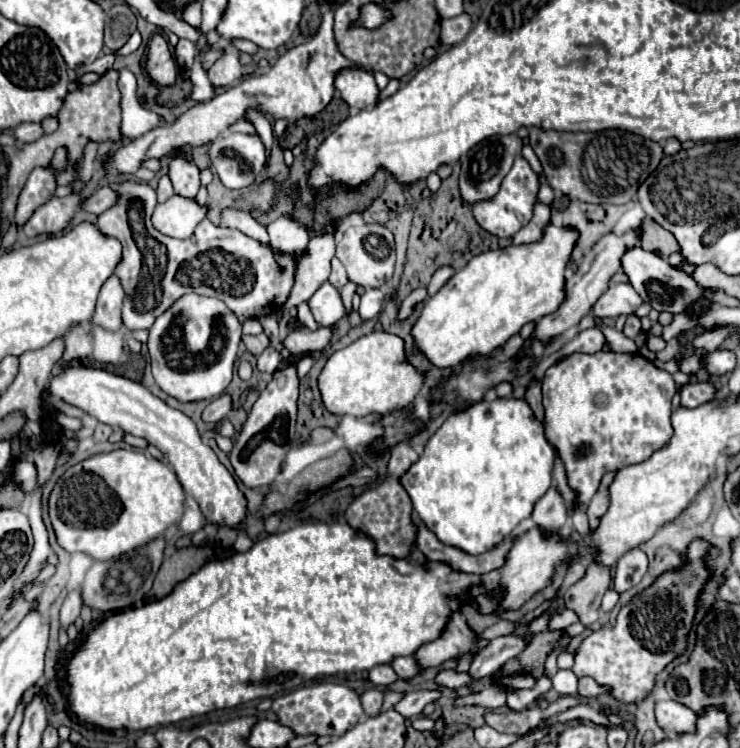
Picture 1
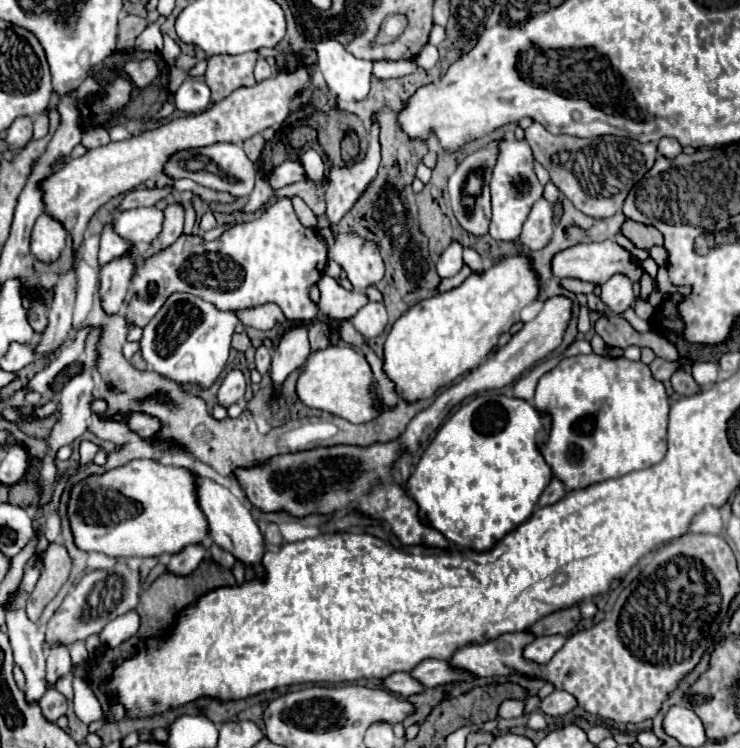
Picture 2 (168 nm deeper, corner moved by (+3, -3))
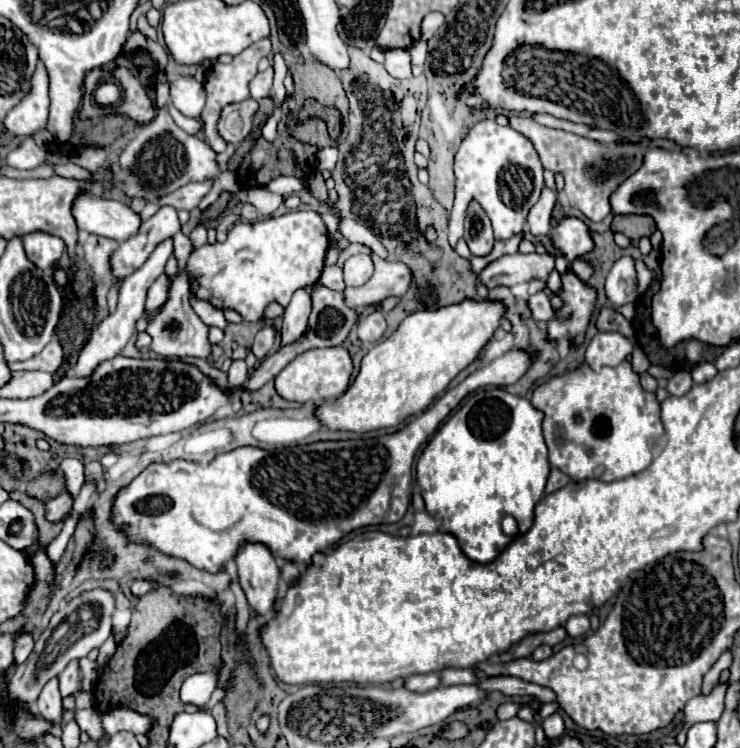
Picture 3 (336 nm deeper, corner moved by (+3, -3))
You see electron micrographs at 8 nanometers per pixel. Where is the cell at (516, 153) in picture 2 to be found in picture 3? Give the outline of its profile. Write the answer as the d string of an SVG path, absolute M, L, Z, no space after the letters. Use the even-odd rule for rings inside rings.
M496 120L478 122L462 140L456 160L456 196L450 210L450 244L463 237L463 220L467 215L470 200L476 200L492 222L496 240L512 238L522 232L530 208L538 202L540 190L544 188L542 162L534 150L534 144L510 126L500 126Z

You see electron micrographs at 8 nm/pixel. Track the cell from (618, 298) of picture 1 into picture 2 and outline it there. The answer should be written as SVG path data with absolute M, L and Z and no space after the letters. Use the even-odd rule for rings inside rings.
M612 276L608 282L602 284L602 302L618 316L628 310L634 302L632 282L626 276Z

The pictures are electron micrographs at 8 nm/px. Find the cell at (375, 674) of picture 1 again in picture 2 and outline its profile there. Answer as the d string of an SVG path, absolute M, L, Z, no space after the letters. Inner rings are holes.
M394 672L388 678L384 678L382 684L384 684L386 690L390 690L394 694L400 694L400 696L410 696L410 694L422 692L420 682L412 680L412 676L408 672Z

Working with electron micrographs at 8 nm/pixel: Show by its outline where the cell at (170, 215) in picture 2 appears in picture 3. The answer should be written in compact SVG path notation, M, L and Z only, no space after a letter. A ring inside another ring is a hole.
M164 240L164 244L156 246L156 250L152 252L152 256L144 262L142 268L138 268L134 274L126 276L124 282L122 282L122 288L120 288L120 298L118 298L118 308L114 314L110 314L106 320L102 320L100 324L94 326L92 334L90 334L90 340L88 344L84 346L84 350L80 352L80 358L78 358L78 364L76 364L76 370L74 374L76 376L90 376L96 368L96 364L100 364L102 360L108 360L112 356L116 356L118 352L122 352L122 348L126 346L126 342L130 340L130 336L134 334L134 326L136 326L136 320L142 318L144 314L144 300L146 300L146 290L150 288L150 284L160 276L164 274L164 266L166 266L166 260L172 256L172 240Z

